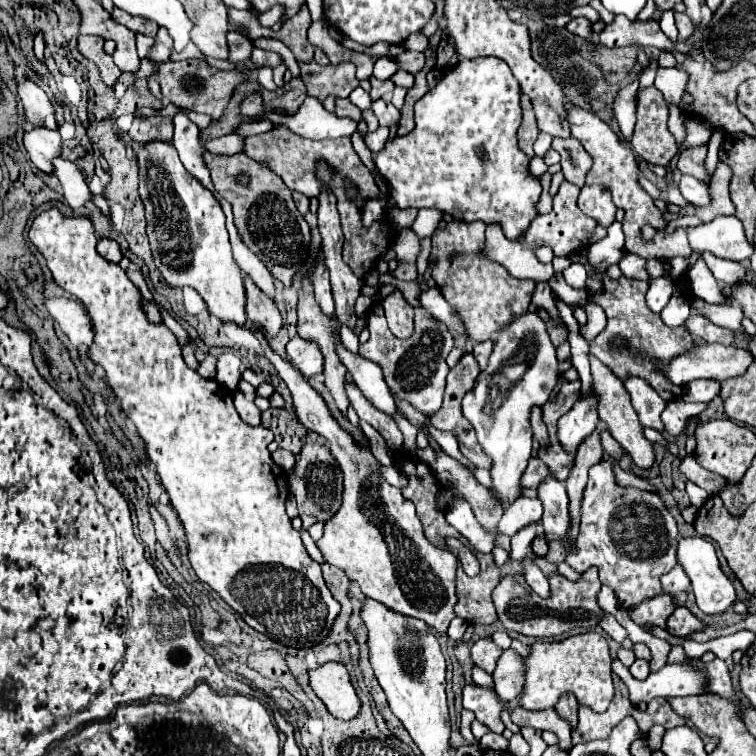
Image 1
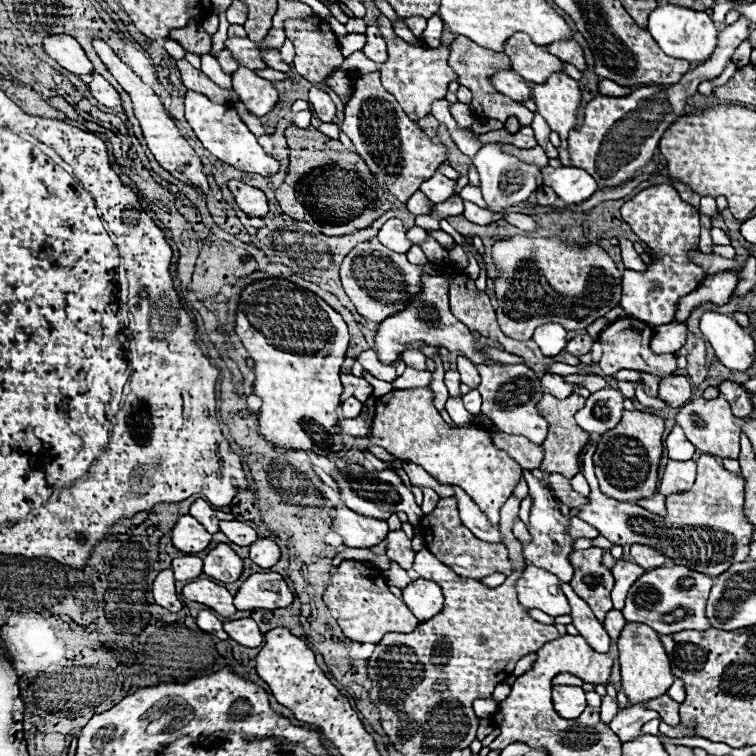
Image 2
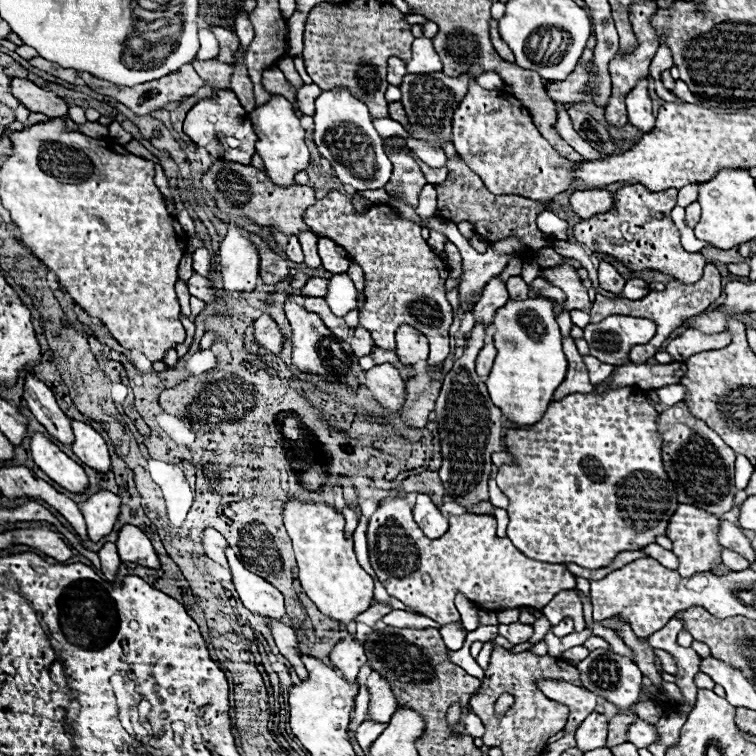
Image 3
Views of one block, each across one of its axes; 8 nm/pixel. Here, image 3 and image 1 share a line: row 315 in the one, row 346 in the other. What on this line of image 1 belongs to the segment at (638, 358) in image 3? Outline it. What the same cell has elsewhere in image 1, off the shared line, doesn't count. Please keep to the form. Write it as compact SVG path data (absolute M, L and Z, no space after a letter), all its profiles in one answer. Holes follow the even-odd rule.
M604 276L604 292L600 296L590 294L590 300L594 300L596 304L600 304L604 308L608 324L590 342L590 352L596 354L596 358L600 358L600 362L604 362L620 380L624 380L628 376L644 378L660 394L660 398L664 398L668 402L668 400L680 398L680 386L676 386L668 378L664 378L664 372L658 366L660 366L660 362L668 364L672 358L692 352L696 348L696 342L684 324L678 328L670 328L662 322L660 314L654 314L648 310L646 290L648 290L648 282L632 280L626 276L622 276L618 280ZM612 338L624 338L624 346L620 350L614 350Z

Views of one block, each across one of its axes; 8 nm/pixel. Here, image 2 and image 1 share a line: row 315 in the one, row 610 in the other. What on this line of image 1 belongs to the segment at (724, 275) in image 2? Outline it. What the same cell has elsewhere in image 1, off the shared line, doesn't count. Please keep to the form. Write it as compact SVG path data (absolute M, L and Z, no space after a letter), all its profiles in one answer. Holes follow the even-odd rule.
M678 606L668 618L668 632L672 636L688 636L702 628L706 628L706 624L700 618L696 618L686 606Z

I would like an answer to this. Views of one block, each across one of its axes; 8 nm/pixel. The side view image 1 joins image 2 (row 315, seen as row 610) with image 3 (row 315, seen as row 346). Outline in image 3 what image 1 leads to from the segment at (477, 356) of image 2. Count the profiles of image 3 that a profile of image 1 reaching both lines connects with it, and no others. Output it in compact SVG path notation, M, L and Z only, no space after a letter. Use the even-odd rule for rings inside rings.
M262 314L254 322L254 336L256 336L256 342L260 346L268 348L274 354L280 354L284 350L284 346L286 346L286 338L284 338L282 330L278 328L278 324L268 314Z

